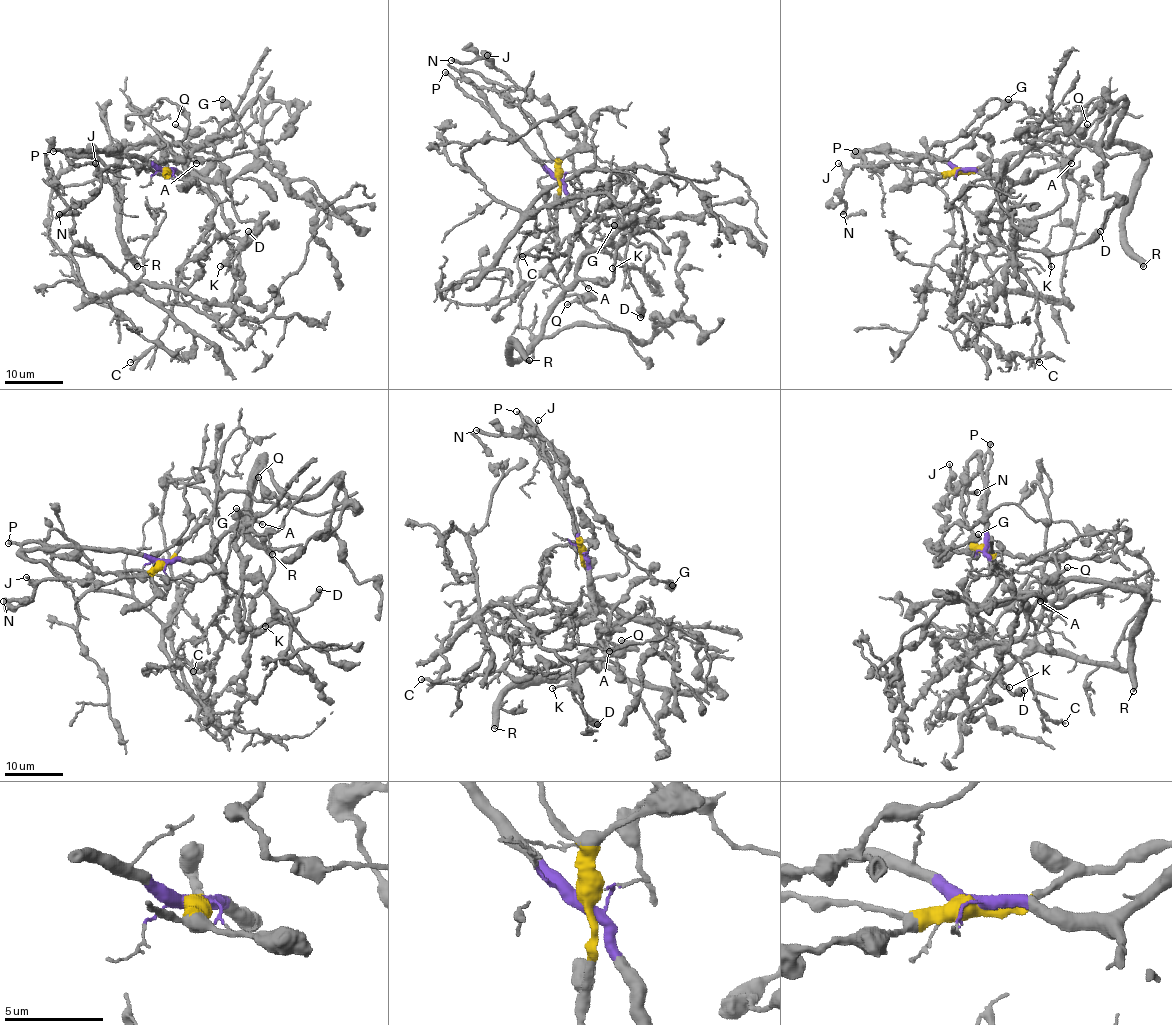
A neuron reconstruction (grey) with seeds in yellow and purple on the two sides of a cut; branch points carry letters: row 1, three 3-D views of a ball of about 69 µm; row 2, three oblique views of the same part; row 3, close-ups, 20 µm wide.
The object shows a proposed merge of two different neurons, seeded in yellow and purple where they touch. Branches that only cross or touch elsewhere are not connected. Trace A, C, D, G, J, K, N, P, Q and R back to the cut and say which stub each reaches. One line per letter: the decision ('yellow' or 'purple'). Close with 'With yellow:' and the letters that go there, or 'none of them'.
A: purple
C: purple
D: yellow
G: purple
J: purple
K: yellow
N: purple
P: purple
Q: yellow
R: yellow
With yellow: D, K, Q, R

